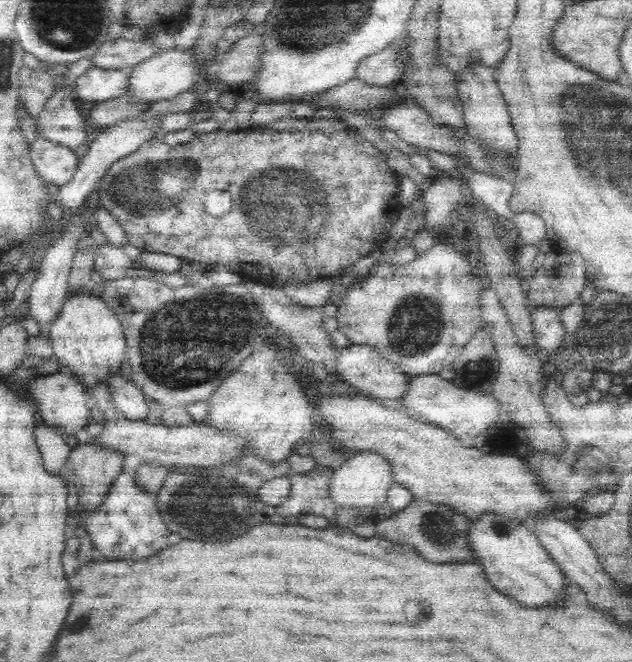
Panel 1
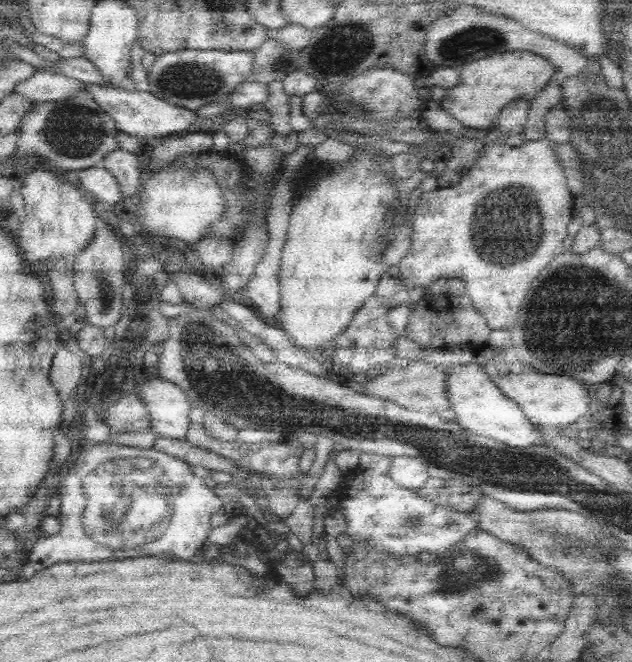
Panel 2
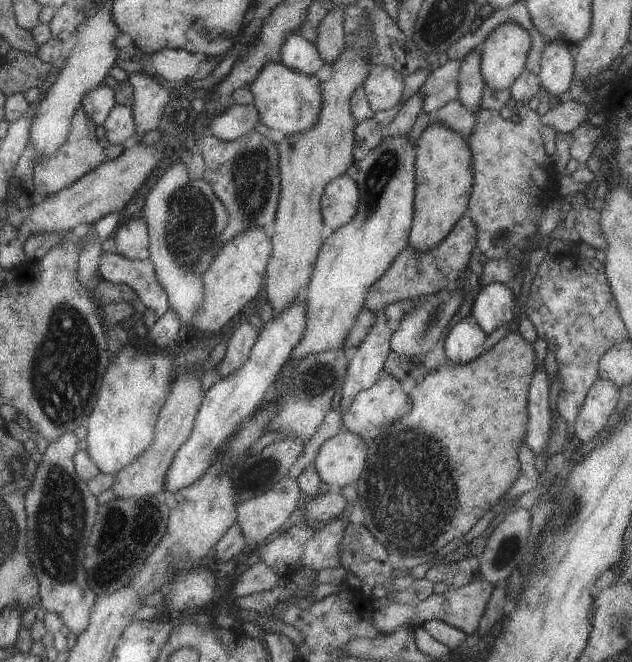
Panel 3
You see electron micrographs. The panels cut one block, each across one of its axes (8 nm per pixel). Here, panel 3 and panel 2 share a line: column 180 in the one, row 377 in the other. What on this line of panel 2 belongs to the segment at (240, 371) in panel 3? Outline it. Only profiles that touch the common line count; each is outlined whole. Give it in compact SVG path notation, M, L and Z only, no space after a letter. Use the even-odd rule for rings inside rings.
M454 364L448 368L448 402L450 402L450 418L460 424L460 428L468 430L476 436L486 436L490 440L498 440L508 444L510 448L528 448L528 446L544 446L544 436L536 424L532 424L522 408L506 398L500 388L490 380L486 368L478 364Z

